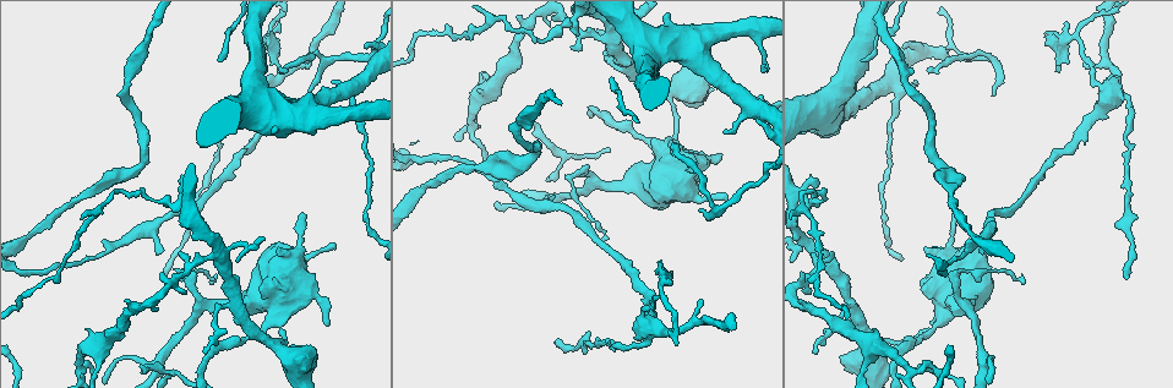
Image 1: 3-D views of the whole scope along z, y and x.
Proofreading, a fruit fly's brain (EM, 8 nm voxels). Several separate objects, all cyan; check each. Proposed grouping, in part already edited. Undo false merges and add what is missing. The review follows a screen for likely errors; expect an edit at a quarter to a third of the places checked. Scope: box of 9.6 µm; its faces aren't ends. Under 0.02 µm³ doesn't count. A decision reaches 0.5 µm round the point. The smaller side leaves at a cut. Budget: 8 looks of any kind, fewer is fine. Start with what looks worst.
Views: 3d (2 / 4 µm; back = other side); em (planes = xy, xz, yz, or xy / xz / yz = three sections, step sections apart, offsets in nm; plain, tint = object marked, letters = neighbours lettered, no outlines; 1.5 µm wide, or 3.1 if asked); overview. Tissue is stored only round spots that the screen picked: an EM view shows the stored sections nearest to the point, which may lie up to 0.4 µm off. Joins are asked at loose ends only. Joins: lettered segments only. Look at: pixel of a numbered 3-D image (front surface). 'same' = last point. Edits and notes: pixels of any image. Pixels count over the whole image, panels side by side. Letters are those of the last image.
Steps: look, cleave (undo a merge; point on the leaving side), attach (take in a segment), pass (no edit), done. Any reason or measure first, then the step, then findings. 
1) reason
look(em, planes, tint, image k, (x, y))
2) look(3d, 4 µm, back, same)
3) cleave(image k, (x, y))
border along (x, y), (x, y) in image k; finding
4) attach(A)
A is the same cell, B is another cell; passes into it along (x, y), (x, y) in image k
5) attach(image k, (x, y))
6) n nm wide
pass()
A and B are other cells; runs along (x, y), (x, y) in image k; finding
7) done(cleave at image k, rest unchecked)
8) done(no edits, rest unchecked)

an open end
look(em, planes, letters, image 1, (1057, 69))

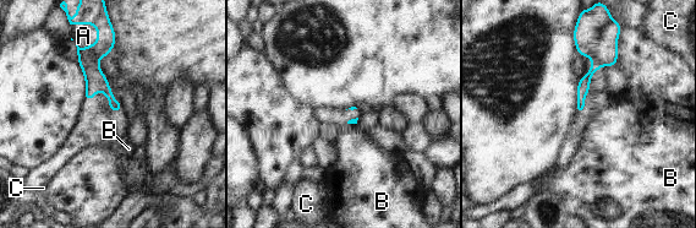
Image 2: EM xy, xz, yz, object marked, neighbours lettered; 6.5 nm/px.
B touches over 190 nm
pass()
A, B and C are other cells; no lettered segment goes on from it

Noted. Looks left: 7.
tapers out
look(em, planes, plain, image 1, (993, 93))

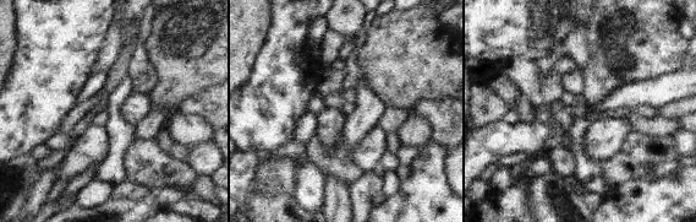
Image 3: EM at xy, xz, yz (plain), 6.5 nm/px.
what lies round it
look(em, planes, letters, same)

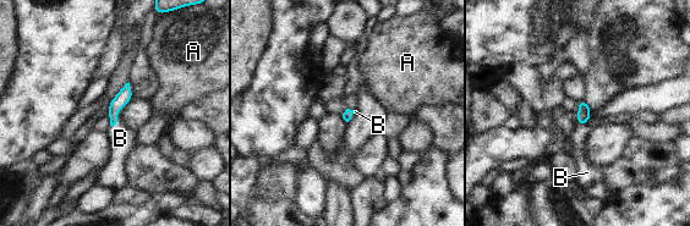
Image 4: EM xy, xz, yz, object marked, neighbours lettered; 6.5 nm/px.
attach(B)
B is the same cell, A is another cell; passes into it along (125, 94), (116, 117), (120, 138) in image 4; the neuron continues

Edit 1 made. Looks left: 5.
done(attach at image 4, rest unchecked)

